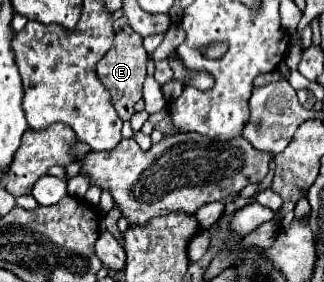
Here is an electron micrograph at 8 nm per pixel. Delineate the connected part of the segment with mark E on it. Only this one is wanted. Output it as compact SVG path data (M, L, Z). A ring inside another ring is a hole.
M124 17L114 21L114 43L110 51L104 55L104 59L96 65L98 81L110 91L114 109L122 117L122 121L128 121L134 113L136 101L142 99L142 83L146 77L146 51L142 47L142 37L128 25Z

